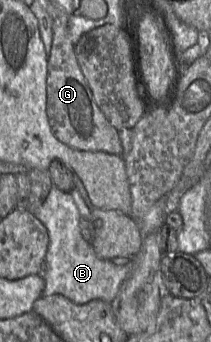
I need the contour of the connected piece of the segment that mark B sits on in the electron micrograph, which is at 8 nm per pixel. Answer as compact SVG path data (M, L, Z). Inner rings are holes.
M52 185L45 202L32 214L47 229L49 245L44 263L48 266L45 287L42 296L62 295L75 304L86 304L92 300L113 301L121 285L132 272L132 259L125 265L113 264L110 260L98 257L90 243L86 242L80 230L80 214L70 193L59 190Z

